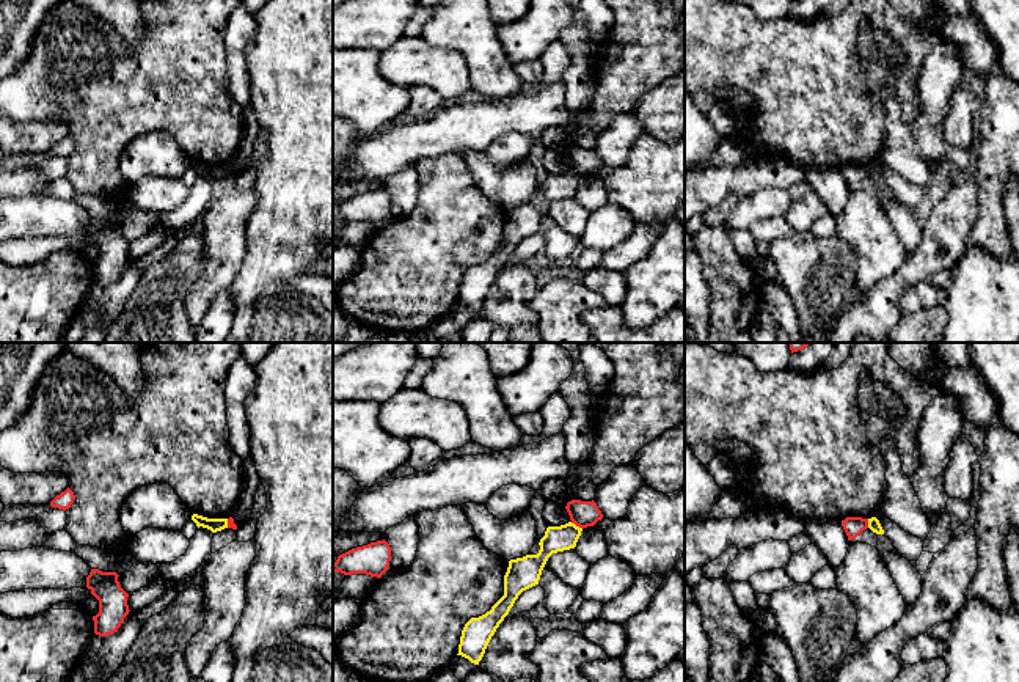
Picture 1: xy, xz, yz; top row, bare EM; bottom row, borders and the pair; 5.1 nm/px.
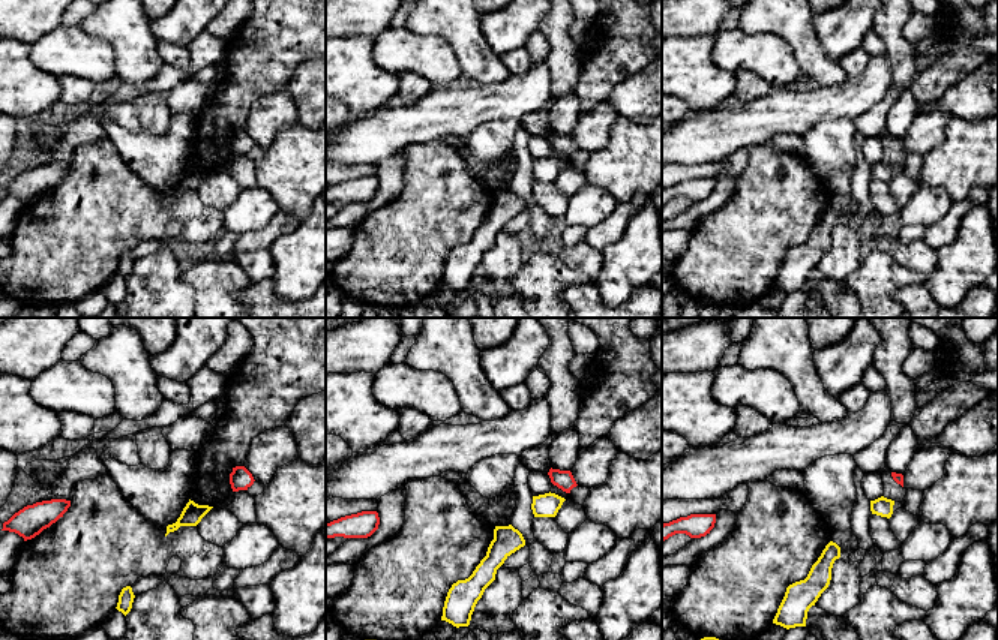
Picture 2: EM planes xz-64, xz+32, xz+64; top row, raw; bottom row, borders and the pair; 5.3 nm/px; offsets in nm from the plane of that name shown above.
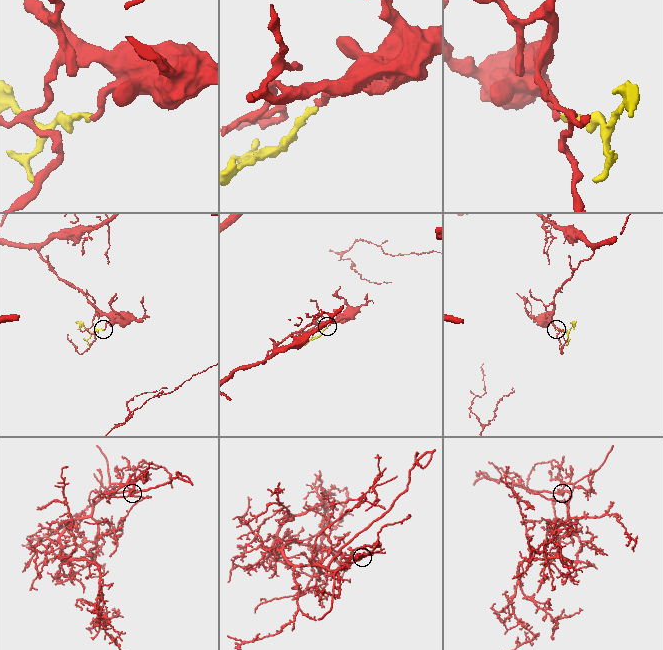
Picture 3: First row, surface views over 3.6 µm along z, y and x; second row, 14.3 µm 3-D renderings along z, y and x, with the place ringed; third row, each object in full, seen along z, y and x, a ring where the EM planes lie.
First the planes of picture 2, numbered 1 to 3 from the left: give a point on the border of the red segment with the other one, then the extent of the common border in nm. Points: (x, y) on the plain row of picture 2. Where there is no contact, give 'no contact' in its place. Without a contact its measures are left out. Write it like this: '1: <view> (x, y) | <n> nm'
1: no contact
2: no contact
3: no contact

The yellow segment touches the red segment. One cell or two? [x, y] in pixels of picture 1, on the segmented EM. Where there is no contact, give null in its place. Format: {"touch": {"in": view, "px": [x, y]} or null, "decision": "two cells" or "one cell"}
{"touch": {"in": "xz", "px": [575, 525]}, "decision": "two cells"}

